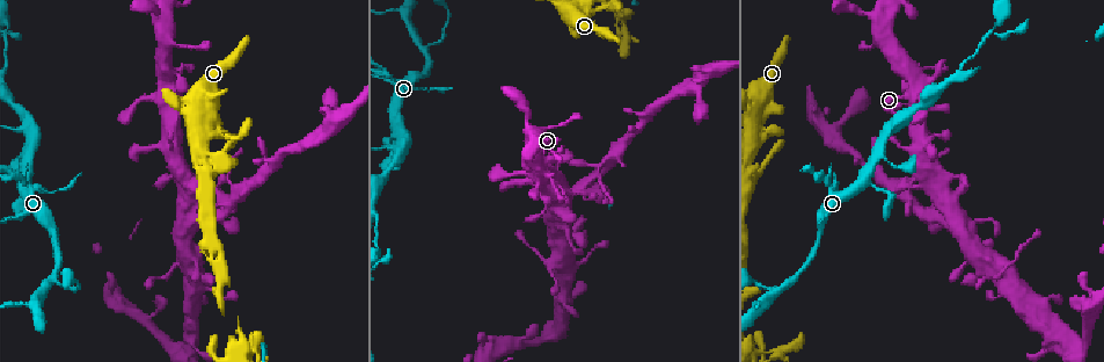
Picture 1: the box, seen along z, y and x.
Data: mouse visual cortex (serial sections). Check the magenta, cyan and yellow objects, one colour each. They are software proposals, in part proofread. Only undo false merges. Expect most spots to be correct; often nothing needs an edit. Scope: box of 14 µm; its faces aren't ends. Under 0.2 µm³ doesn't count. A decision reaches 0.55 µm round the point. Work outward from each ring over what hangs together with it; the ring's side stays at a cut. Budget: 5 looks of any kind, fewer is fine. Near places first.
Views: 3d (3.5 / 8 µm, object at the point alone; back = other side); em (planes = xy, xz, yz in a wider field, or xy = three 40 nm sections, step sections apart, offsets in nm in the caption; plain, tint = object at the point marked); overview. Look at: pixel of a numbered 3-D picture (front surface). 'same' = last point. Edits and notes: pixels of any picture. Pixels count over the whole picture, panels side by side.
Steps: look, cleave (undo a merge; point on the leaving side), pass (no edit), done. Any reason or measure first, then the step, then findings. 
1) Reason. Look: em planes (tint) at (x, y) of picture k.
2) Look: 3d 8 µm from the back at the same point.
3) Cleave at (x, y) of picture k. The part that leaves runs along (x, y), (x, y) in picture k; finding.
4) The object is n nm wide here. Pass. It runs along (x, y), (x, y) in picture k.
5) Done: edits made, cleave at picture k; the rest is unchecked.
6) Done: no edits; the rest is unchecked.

Side arm on a straight run. Look: 3d 3.5 µm at (797, 278) of picture 1.

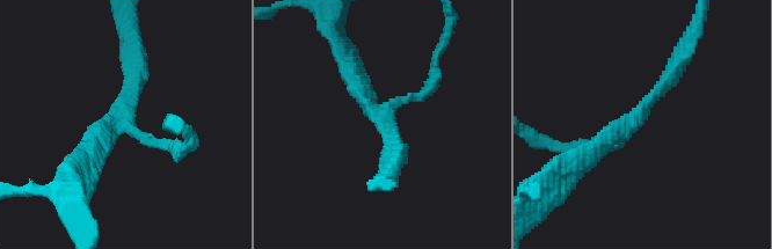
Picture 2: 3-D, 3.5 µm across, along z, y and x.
3 arms meet here; the arms are 150, 250, 250 nm wide; shape alone is not enough. Look: em xy step 2 (tint) at (122, 112) of picture 2.

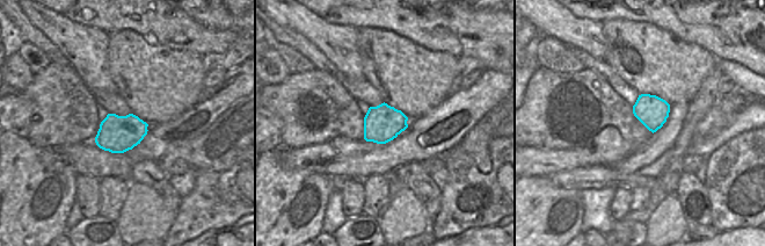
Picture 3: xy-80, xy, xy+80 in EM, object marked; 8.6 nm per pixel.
Pass. It runs along (684, 51), (634, 123), (589, 154) in picture 2; continuous, no second cell.

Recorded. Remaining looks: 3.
Thin neck. Look: 3d 8 µm at (384, 73) of picture 1.

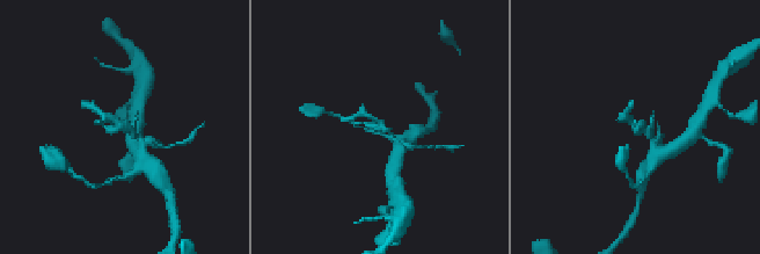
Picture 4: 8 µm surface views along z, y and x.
Zoom in. Look: 3d 3.5 µm at (124, 129) of picture 4.

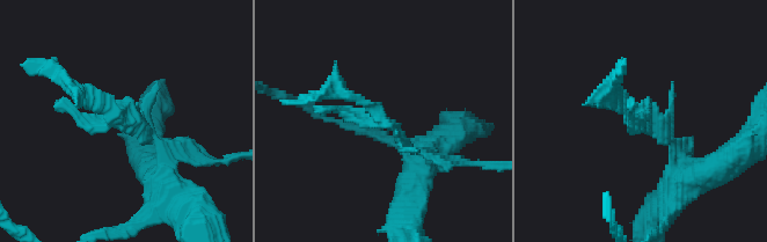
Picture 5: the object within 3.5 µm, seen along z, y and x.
Look: em planes (tint) at (118, 118) of picture 5.

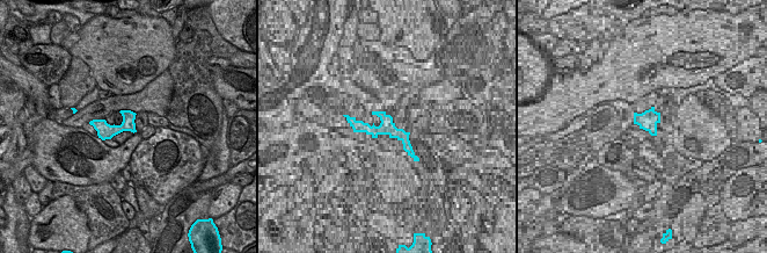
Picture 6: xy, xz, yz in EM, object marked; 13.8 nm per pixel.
Pass. It runs along (428, 154), (335, 86), (335, 67) in picture 5; continuous, no second cell.

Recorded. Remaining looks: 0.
Done: no edits; the rest is unchecked.

